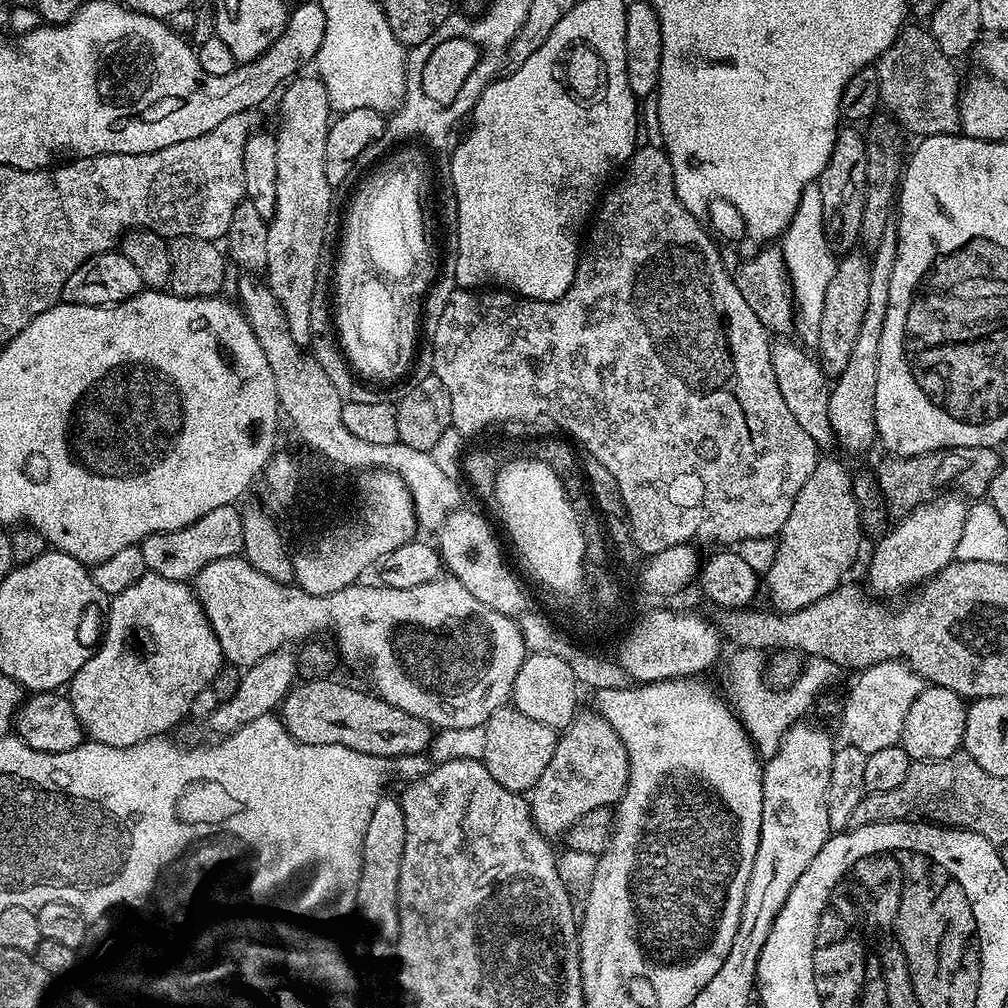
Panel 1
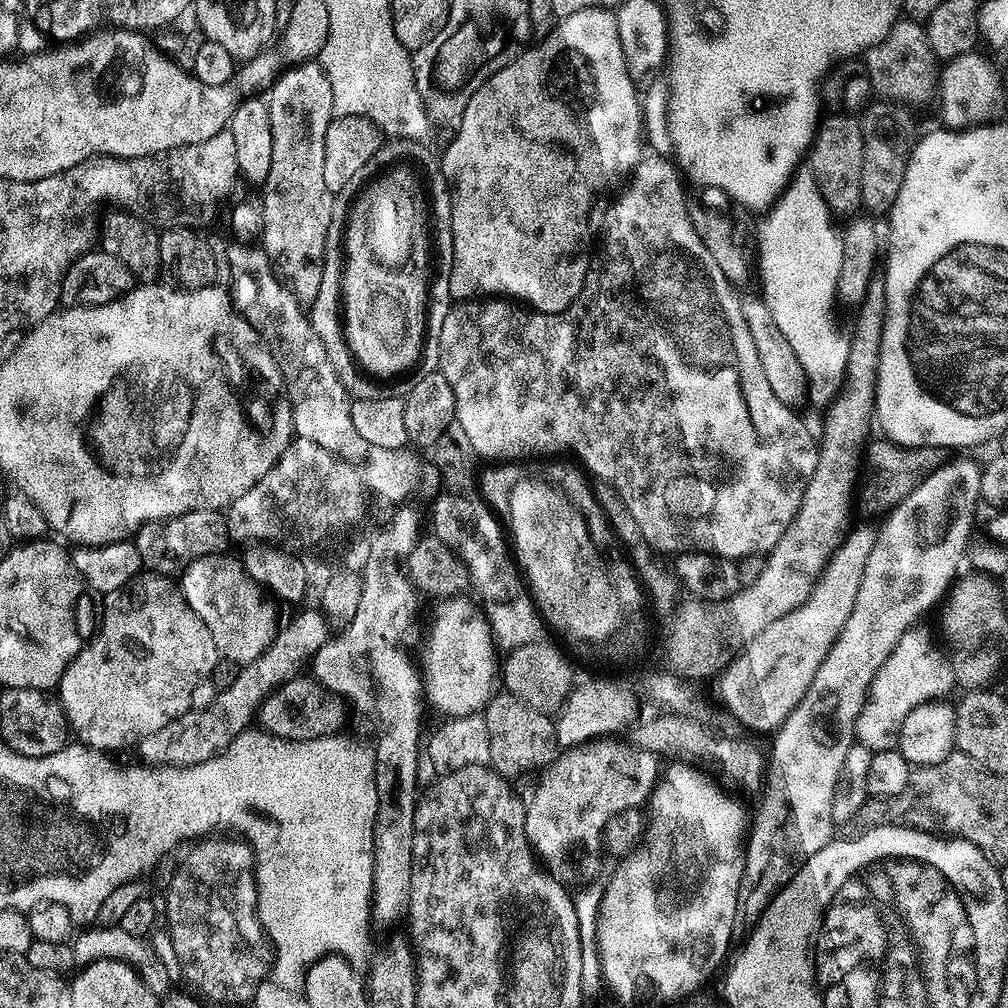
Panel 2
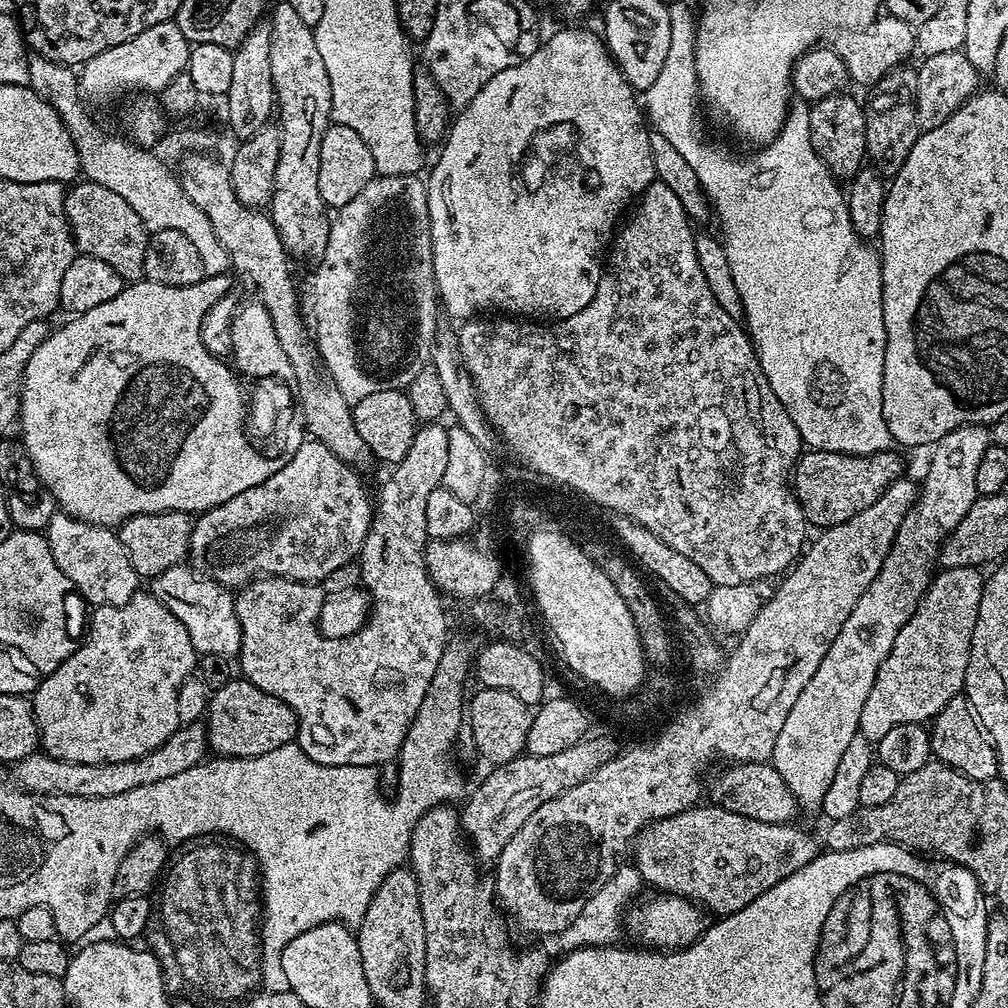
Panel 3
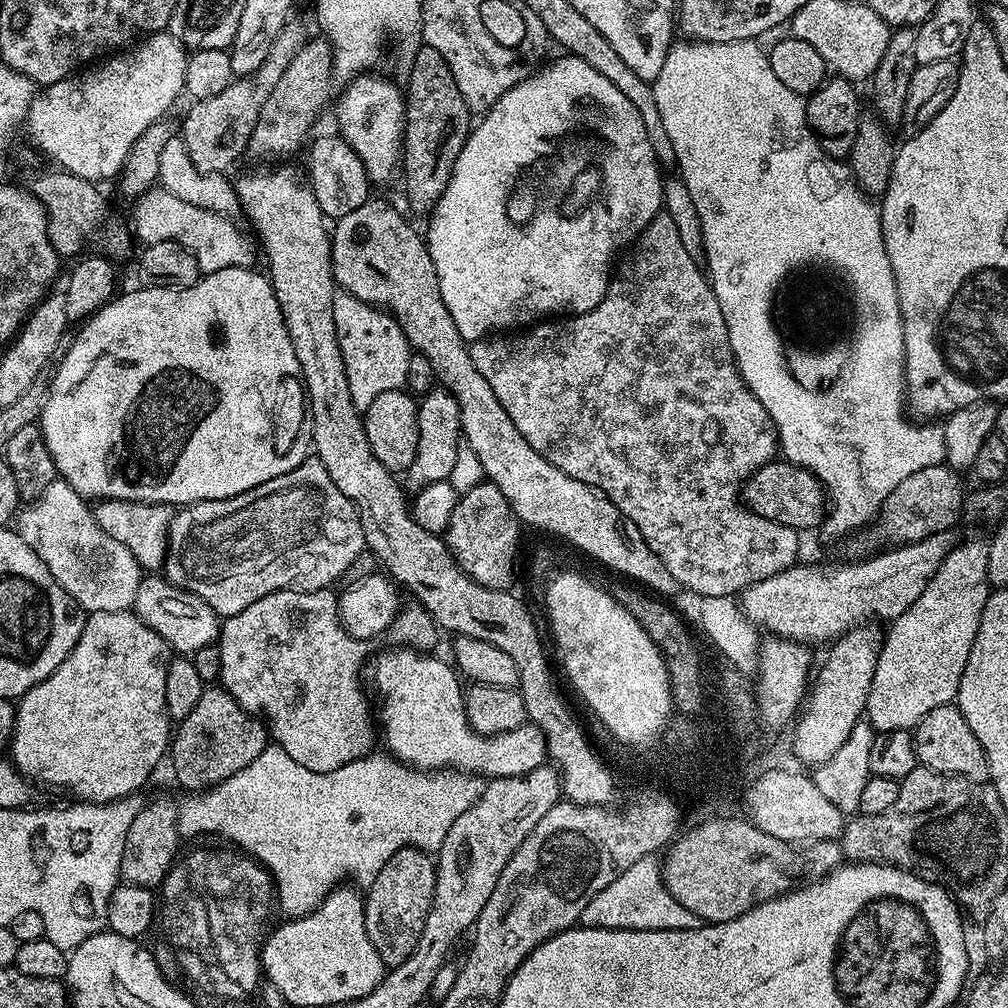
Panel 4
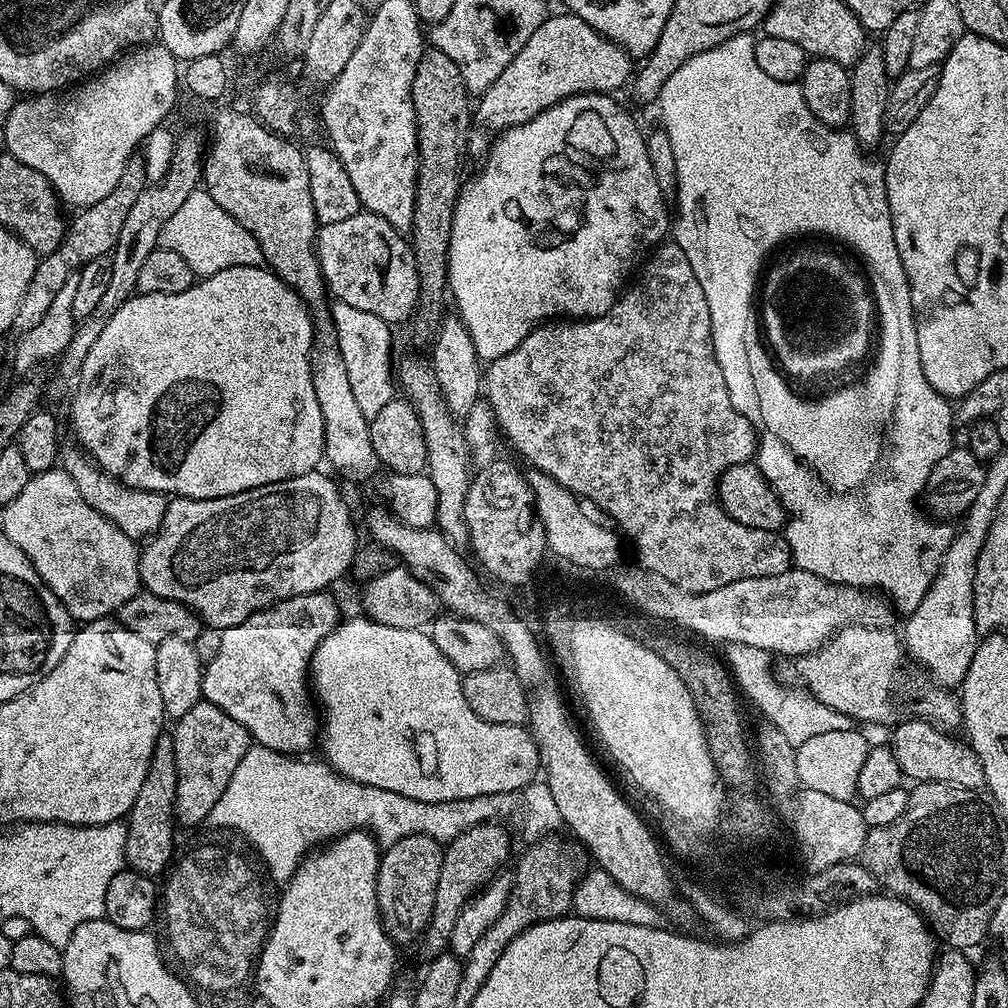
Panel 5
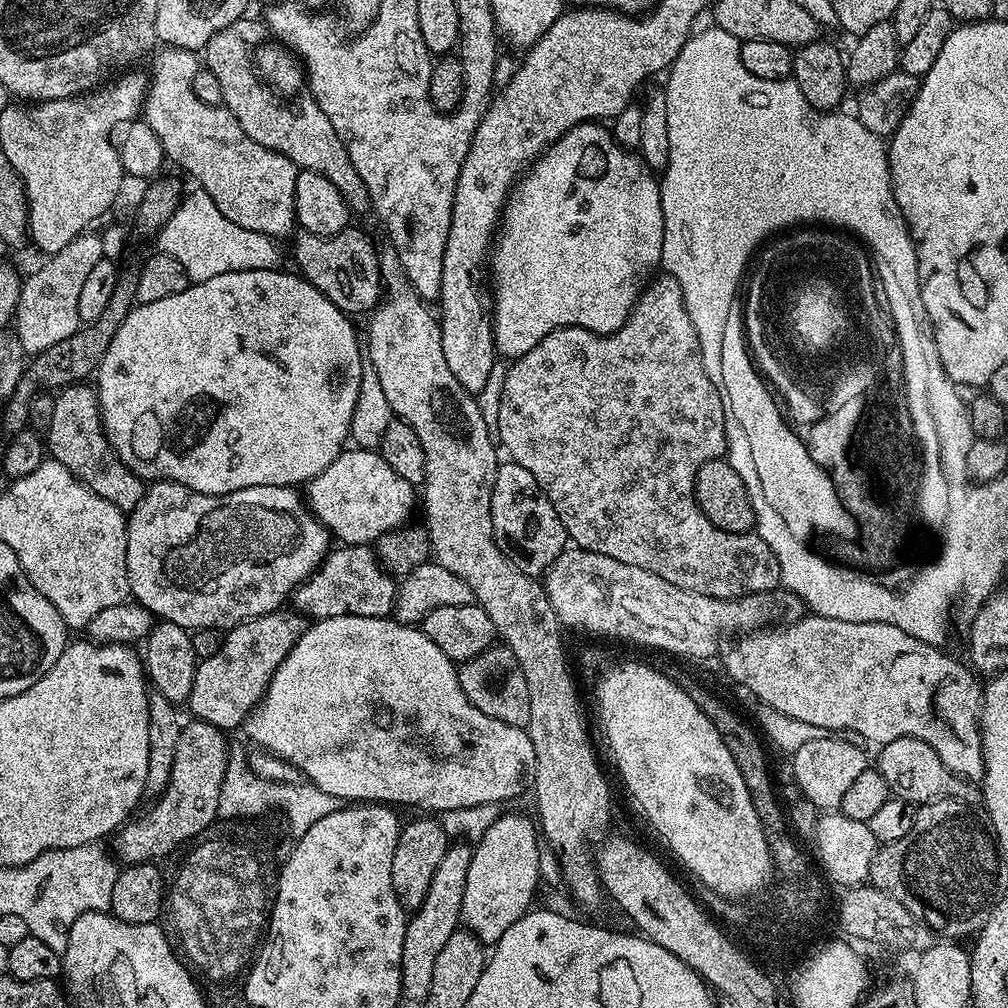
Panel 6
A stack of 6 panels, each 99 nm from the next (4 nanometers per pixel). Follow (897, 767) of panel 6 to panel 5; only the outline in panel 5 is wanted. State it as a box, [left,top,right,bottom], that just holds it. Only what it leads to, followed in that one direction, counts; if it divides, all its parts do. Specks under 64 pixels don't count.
[890,718,985,789]

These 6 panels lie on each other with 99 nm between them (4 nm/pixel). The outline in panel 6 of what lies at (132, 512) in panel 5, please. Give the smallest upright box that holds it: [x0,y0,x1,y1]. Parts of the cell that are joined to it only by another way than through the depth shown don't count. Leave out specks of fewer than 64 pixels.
[46,382,146,514]

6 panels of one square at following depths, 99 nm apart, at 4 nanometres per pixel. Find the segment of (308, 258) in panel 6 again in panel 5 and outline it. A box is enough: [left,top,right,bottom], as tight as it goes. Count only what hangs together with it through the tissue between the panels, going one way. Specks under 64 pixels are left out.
[315,210,419,326]

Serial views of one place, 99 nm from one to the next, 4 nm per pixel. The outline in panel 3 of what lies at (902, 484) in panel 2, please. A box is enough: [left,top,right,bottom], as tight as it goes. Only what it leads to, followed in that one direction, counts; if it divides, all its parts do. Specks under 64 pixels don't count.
[790,450,904,530]

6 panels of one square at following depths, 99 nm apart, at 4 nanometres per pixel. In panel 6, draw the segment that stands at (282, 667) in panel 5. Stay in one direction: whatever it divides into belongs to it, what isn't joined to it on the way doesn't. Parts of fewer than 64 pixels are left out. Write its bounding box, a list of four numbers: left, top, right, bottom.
[186,610,306,730]

